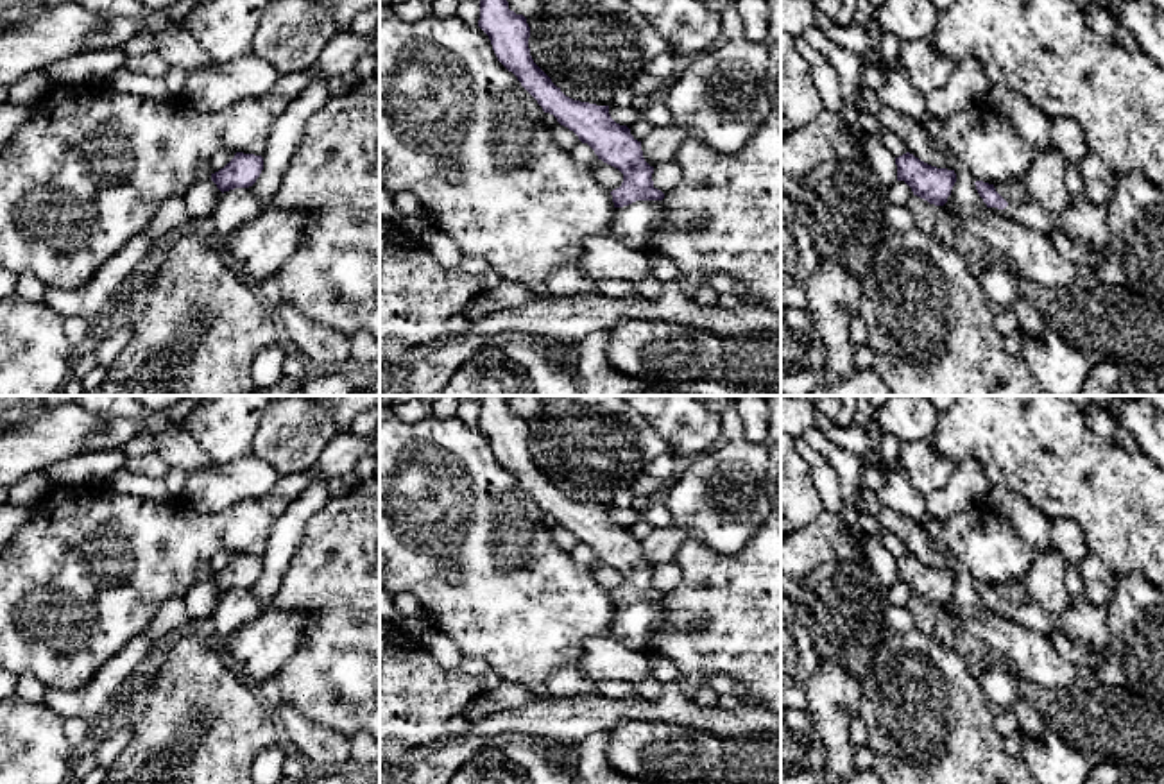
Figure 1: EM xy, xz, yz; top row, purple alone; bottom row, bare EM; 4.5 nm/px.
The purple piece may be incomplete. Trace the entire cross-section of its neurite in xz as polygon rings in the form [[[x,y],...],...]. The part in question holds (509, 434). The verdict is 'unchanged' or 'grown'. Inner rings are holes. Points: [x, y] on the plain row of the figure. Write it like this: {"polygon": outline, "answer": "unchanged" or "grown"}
{"polygon": [[[484,396],[480,401],[478,428],[489,437],[498,462],[512,473],[521,487],[537,501],[544,514],[573,532],[582,544],[587,544],[598,560],[623,575],[620,589],[612,591],[614,616],[605,635],[612,635],[627,646],[646,646],[664,619],[664,594],[654,587],[650,567],[638,542],[627,526],[616,524],[609,516],[609,507],[596,507],[566,498],[552,480],[534,464],[528,449],[530,428],[523,415],[509,410],[507,396]]], "answer": "grown"}

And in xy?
{"polygon": [[[236,553],[235,558],[224,569],[211,575],[211,582],[222,594],[235,589],[249,589],[256,584],[261,571],[261,557]]], "answer": "unchanged"}

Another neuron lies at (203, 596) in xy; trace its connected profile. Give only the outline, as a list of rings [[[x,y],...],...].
[[[211,576],[208,580],[193,582],[184,594],[186,609],[192,619],[211,618],[218,605],[220,596],[222,592],[211,582]]]

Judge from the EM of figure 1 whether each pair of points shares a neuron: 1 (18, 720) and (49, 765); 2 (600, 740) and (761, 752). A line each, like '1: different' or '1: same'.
1: same
2: different

